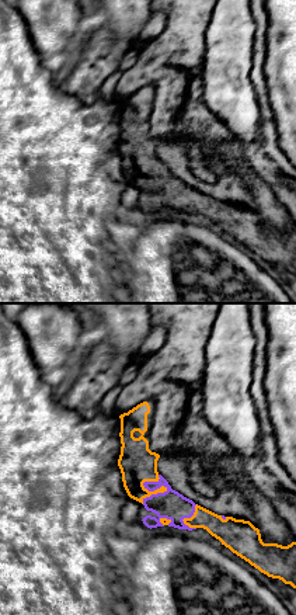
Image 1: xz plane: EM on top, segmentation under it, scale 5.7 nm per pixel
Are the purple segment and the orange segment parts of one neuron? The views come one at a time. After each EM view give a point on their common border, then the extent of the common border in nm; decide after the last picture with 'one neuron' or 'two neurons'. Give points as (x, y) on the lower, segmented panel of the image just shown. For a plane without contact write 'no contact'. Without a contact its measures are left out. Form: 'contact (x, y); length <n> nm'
contact (143, 485); length 190 nm

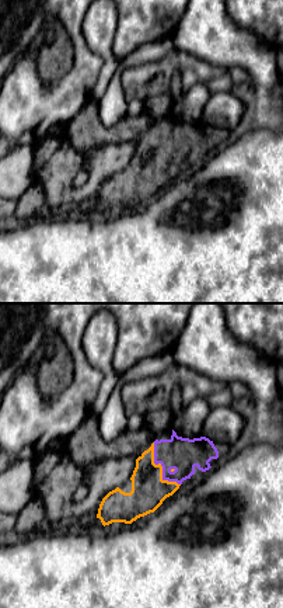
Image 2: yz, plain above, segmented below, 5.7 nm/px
contact (163, 468); length 300 nm

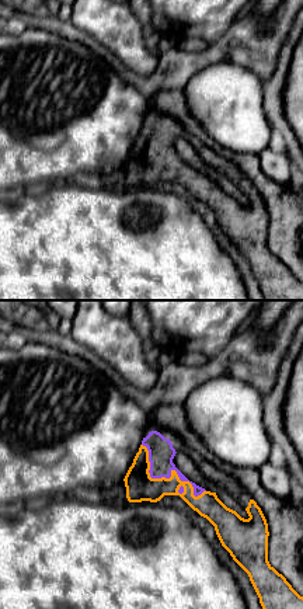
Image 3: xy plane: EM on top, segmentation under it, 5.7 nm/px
contact (169, 477); length 460 nm

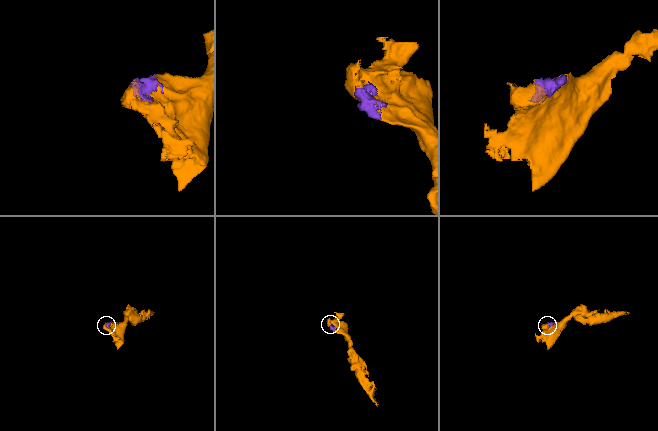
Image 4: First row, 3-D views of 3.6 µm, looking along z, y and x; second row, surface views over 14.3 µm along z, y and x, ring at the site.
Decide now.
one neuron

